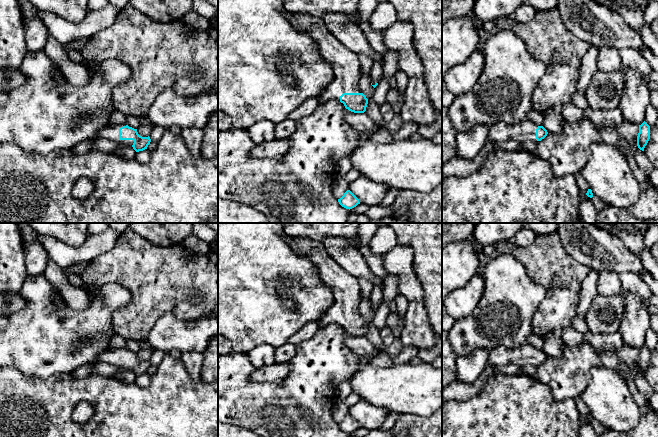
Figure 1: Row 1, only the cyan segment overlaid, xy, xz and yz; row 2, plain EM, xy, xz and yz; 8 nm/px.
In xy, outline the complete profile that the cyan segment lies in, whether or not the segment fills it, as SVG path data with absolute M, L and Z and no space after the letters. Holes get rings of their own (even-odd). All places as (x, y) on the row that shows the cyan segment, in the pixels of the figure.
M126 123L109 127L104 126L99 130L98 137L109 139L119 144L132 146L136 152L147 149L151 142L149 136L140 136L137 129L129 127Z

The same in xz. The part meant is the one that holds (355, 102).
M284 12L291 25L314 40L319 55L332 65L334 78L318 97L320 103L336 99L354 113L364 113L368 99L360 91L361 66L358 55L344 47L327 29L321 18L303 13Z

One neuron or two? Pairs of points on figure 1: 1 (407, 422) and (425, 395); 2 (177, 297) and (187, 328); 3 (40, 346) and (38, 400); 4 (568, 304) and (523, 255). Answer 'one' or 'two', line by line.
1: two
2: two
3: two
4: one

